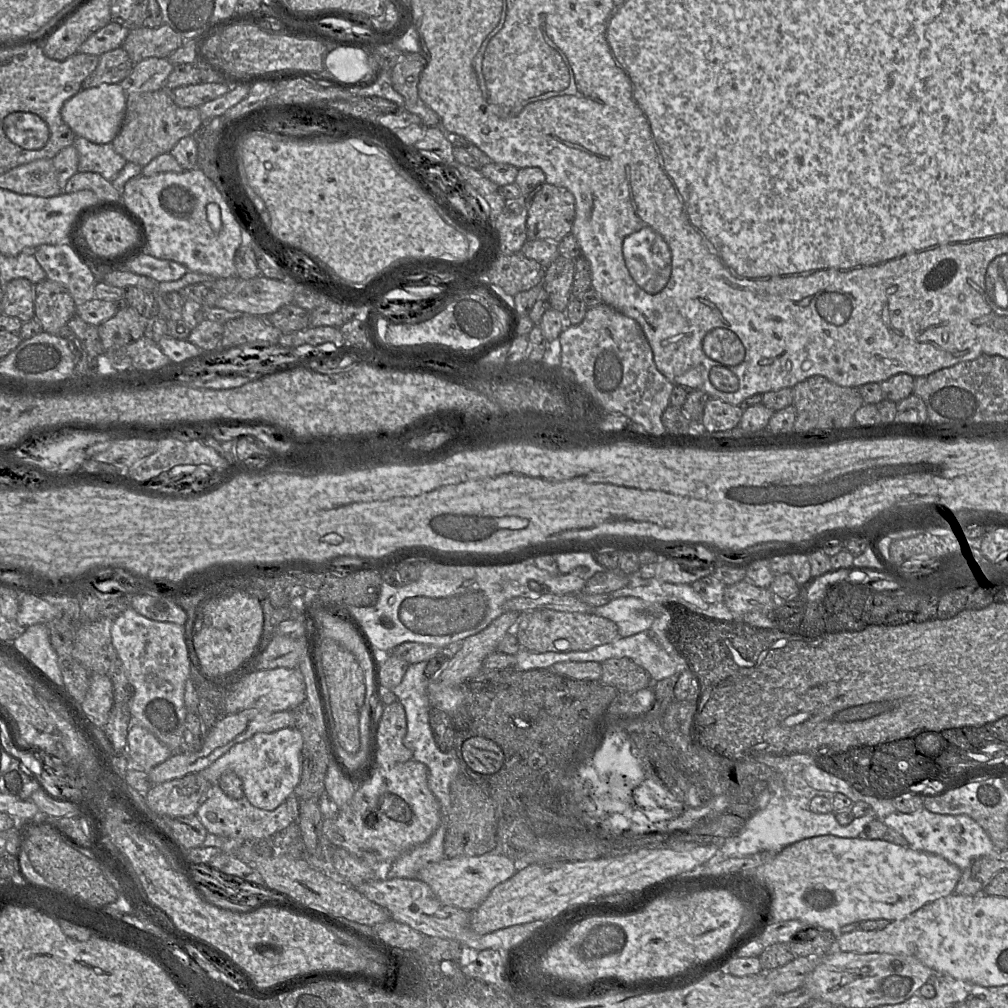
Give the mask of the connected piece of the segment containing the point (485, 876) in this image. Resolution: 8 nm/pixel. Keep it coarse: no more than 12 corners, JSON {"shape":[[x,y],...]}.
{"shape":[[501,852],[418,872],[444,904],[475,910],[516,873]]}

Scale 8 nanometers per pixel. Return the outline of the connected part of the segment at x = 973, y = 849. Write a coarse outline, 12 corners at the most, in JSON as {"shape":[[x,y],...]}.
{"shape":[[922,808],[882,821],[961,870],[997,850],[967,815]]}

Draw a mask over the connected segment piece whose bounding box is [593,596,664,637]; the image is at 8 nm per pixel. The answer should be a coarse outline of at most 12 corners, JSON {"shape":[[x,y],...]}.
{"shape":[[638,597],[593,609],[613,621],[619,637],[649,631],[657,608]]}

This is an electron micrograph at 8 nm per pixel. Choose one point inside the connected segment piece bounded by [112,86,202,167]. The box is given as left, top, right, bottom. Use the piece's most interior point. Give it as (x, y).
(154, 124)

